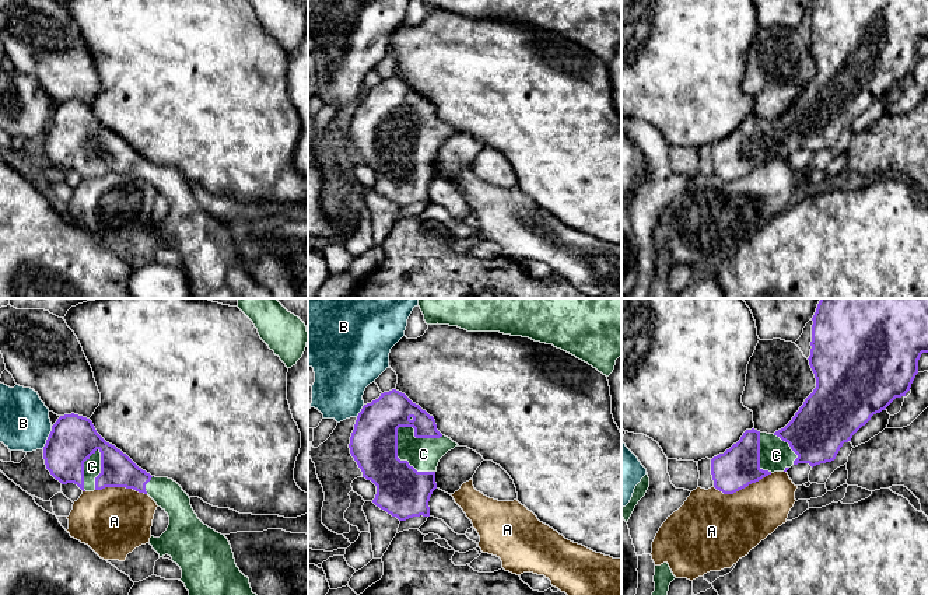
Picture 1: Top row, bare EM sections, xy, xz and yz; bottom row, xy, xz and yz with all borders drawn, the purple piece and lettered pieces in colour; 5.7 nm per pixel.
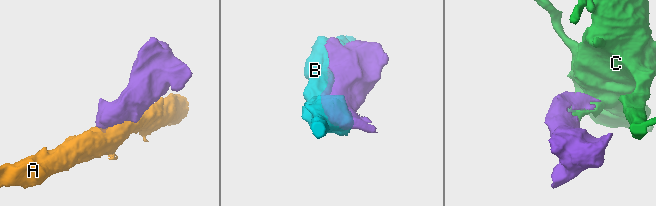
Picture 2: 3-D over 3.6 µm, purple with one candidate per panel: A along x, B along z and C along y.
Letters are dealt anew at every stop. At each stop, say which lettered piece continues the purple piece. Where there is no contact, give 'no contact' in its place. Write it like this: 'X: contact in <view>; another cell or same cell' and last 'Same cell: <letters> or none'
A: contact in yz; another cell
B: contact in xy; another cell
C: contact in xz; same cell
Same cell: C

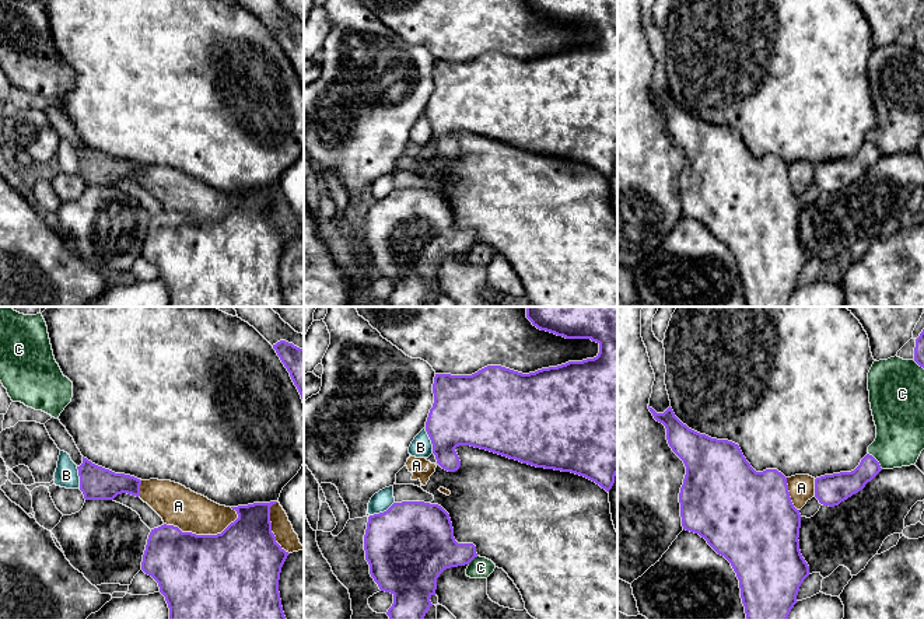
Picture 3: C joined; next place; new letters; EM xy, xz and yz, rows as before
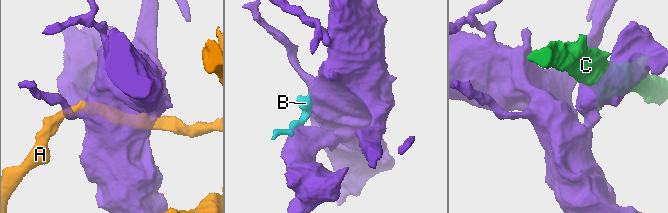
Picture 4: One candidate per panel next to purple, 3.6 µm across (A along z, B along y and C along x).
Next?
A: contact in xy; another cell
B: contact in xz; another cell
C: contact in yz; another cell
Same cell: none

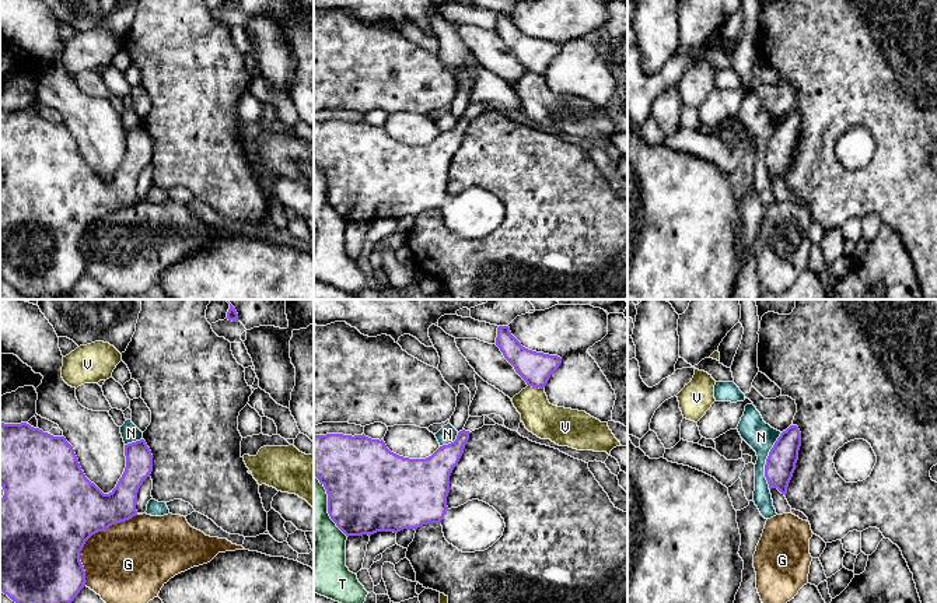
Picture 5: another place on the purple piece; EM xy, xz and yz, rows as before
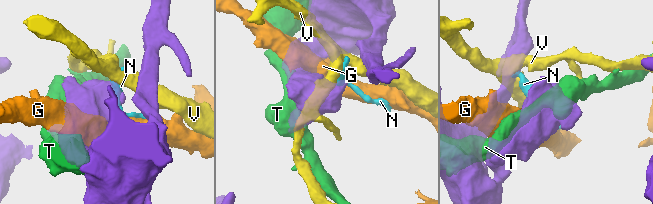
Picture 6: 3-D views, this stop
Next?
G: contact in xy; another cell
N: contact in yz; another cell
T: contact in xz; another cell
V: contact in xz; another cell
Same cell: none

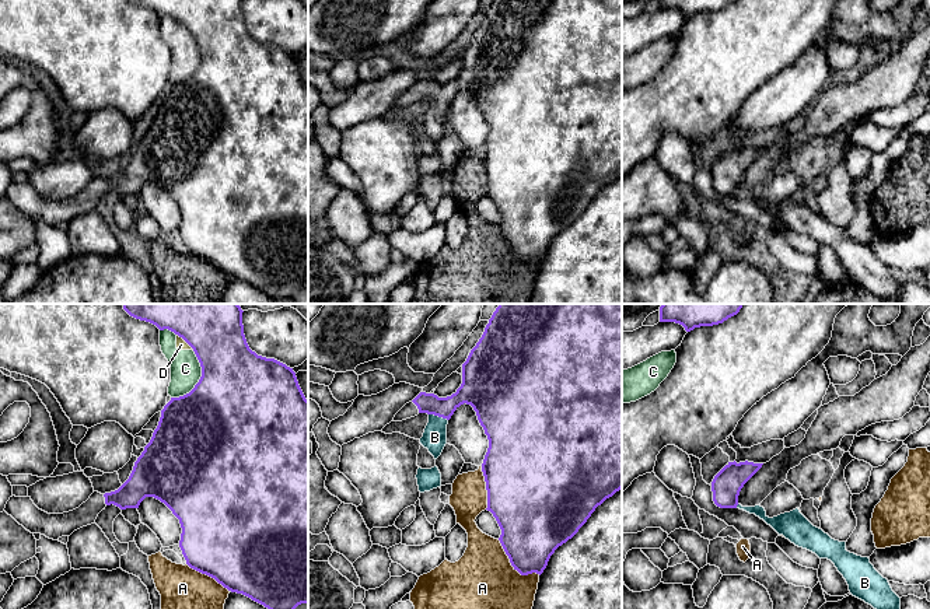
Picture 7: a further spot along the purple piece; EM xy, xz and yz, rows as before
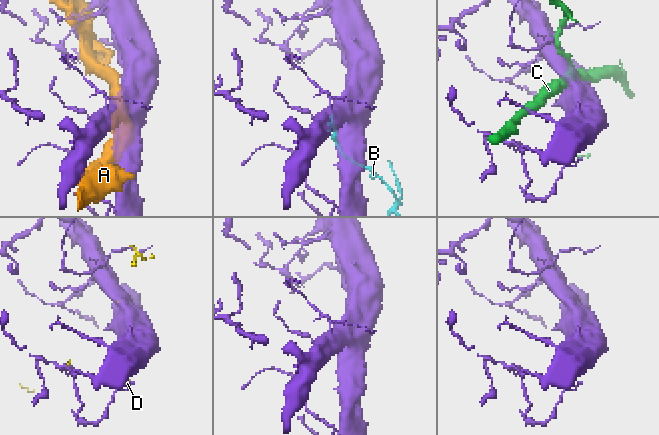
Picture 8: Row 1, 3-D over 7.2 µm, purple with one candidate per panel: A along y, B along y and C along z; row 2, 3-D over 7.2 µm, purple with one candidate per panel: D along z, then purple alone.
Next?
A: contact in xz; another cell
B: contact in xz; same cell
C: contact in xy; another cell
D: contact in xy; another cell
Same cell: B

